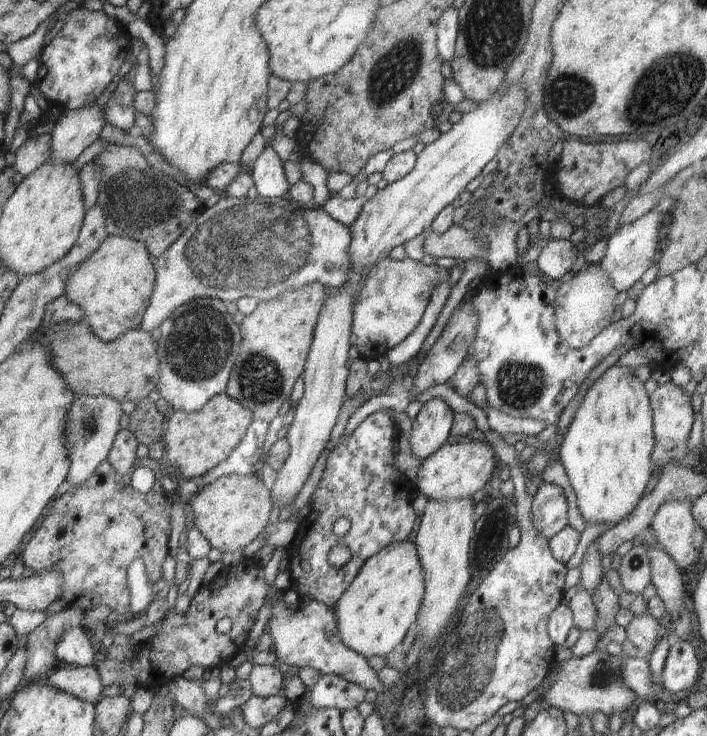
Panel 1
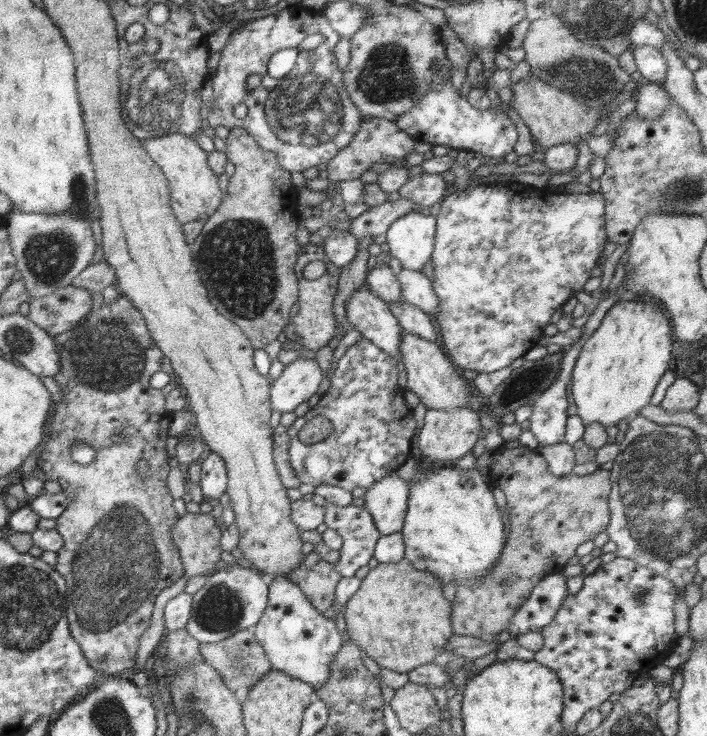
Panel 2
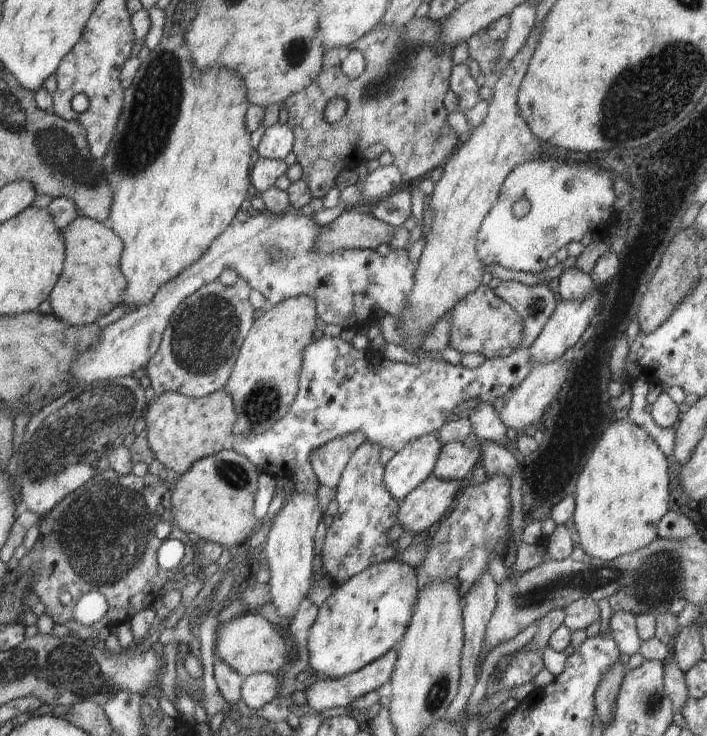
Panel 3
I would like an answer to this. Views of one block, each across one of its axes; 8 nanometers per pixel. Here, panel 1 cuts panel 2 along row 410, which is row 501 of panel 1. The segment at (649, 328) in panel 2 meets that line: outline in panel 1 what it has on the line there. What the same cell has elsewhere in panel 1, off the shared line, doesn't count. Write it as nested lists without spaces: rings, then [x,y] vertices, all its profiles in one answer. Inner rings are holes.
[[[616,363],[595,380],[573,414],[560,446],[559,460],[564,465],[566,476],[576,493],[577,506],[587,524],[612,526],[620,522],[640,502],[652,478],[651,454],[656,438],[650,397],[644,383],[632,373],[633,370]]]

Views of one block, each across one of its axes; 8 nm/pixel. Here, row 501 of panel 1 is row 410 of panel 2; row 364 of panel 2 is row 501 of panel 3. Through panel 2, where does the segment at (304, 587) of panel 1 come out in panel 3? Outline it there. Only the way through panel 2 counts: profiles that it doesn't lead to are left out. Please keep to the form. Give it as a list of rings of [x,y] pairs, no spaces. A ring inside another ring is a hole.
[[[366,441],[350,457],[342,471],[335,499],[338,511],[327,526],[320,555],[322,568],[333,580],[334,588],[368,566],[392,560],[399,553],[397,542],[388,540],[390,528],[396,529],[400,502],[389,495],[383,481],[385,465],[381,463],[380,445]]]

